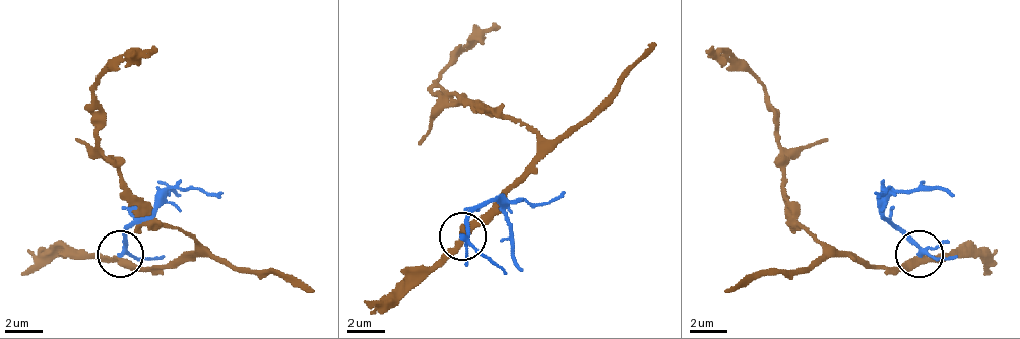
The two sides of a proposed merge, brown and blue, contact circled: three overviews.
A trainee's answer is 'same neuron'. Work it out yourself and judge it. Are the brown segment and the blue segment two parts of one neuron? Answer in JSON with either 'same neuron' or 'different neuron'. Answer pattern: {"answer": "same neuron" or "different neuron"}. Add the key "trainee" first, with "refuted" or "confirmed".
{"trainee": "refuted", "answer": "different neuron"}

